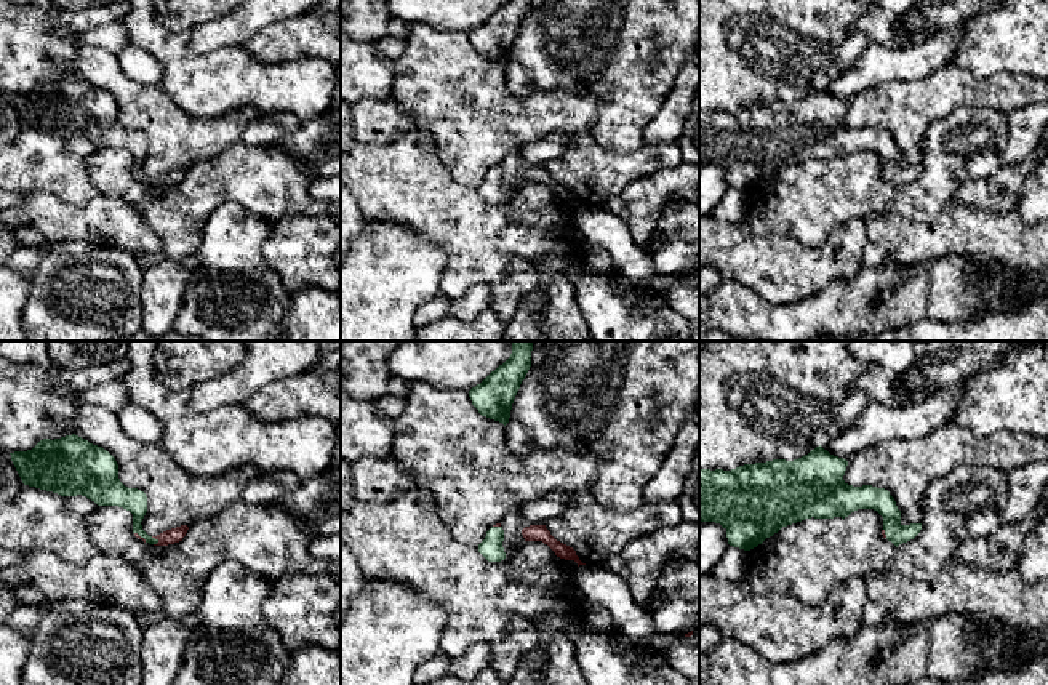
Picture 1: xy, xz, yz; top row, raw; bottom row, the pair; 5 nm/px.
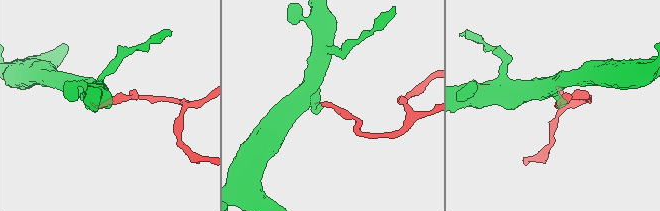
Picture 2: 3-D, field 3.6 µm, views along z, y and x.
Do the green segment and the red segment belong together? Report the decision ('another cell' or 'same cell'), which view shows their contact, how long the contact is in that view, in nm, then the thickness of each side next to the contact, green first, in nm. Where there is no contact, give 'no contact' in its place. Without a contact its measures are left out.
same cell; contact in xy; length 50 nm; calibres 120 and 80 nm

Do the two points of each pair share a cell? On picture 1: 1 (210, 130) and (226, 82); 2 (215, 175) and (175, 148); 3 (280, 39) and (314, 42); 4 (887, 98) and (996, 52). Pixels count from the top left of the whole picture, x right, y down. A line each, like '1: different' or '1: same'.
1: different
2: different
3: same
4: different

